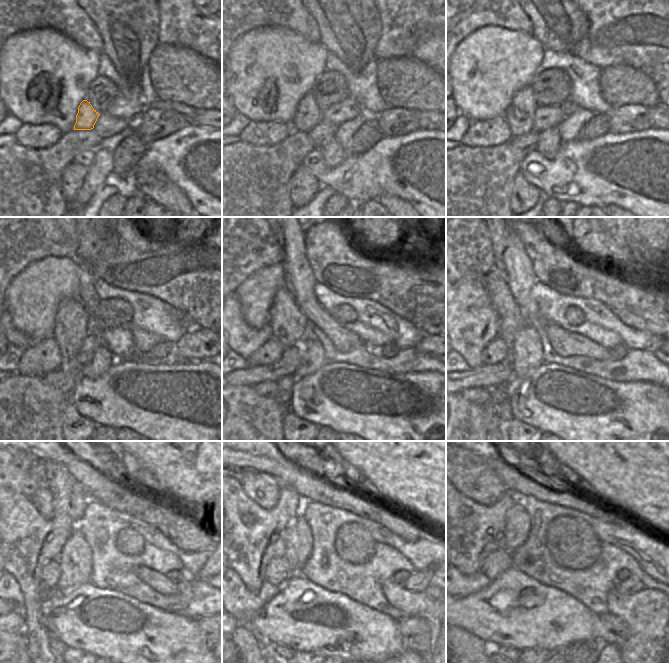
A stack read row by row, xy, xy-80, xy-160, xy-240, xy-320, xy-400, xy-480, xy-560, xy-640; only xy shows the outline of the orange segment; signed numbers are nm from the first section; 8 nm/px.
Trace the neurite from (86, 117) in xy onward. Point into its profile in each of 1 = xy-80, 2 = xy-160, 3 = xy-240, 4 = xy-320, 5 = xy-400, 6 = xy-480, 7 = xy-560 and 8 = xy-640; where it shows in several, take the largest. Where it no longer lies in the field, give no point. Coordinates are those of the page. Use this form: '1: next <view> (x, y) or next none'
1: next xy-80 (308, 114)
2: next xy-160 (520, 114)
3: next xy-240 (72, 323)
4: next xy-320 (289, 325)
5: next xy-400 (512, 318)
6: next xy-480 (41, 499)
7: next xy-560 (261, 488)
8: next xy-640 (482, 485)

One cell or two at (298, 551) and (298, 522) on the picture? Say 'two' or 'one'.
one

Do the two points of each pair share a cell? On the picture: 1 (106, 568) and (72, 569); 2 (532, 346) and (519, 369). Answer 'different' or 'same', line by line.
1: different
2: same

